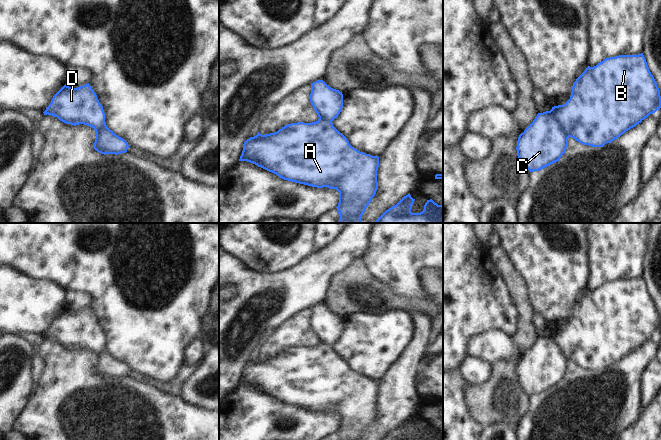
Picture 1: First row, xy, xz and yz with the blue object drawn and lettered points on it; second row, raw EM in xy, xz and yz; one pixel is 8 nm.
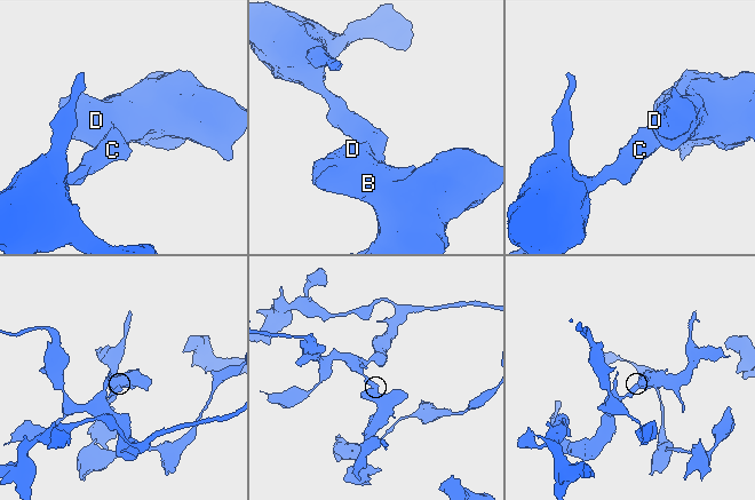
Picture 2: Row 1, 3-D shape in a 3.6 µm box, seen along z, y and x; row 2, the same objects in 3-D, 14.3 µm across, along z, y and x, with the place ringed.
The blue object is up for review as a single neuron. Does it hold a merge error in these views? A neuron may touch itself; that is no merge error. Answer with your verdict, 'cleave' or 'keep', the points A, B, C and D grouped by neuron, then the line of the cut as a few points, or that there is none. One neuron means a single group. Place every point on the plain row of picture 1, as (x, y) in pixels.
cleave; A B D / C; cut in yz along (549, 335), (556, 341), (569, 360)

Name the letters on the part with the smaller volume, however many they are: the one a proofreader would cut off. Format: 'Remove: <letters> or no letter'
Remove: A, B, D

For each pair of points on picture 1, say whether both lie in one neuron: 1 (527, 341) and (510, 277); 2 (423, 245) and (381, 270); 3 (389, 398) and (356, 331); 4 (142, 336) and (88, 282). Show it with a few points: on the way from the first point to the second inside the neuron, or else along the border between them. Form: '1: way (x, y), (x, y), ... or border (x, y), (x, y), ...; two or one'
1: way (526, 325), (526, 312), (519, 293); one
2: way (413, 245), (406, 245), (391, 260); one
3: border (395, 361), (378, 380); two
4: way (129, 323), (101, 295); one

